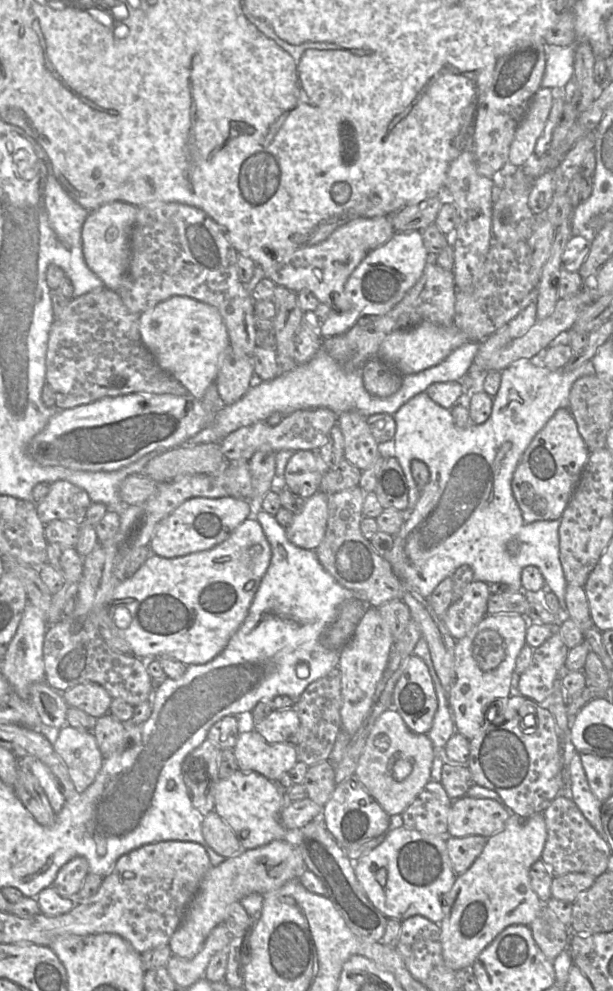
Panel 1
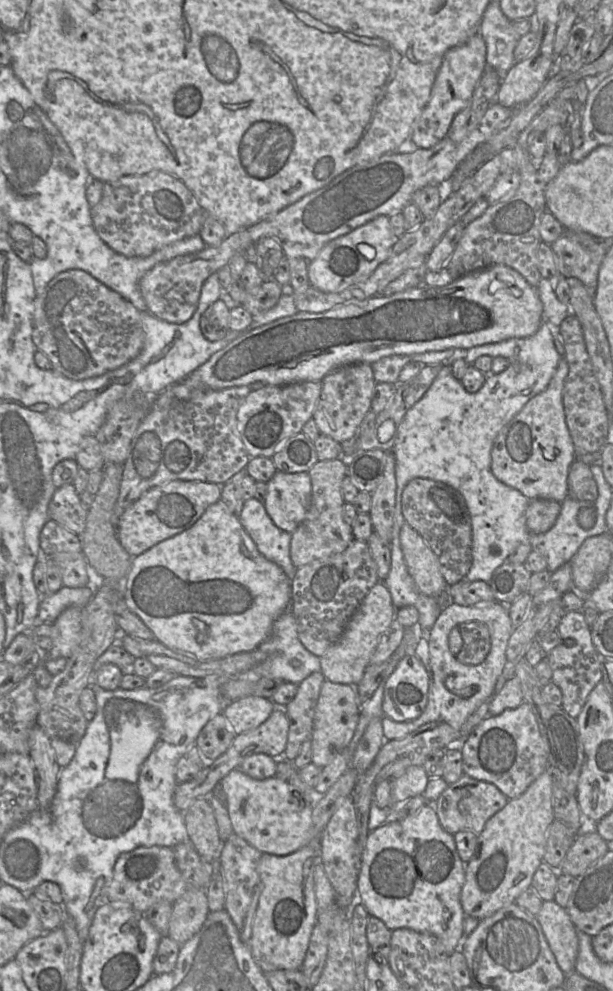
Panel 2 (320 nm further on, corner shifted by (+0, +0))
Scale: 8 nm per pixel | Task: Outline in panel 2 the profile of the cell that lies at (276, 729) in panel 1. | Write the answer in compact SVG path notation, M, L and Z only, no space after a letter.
M251 695L225 703L222 714L233 732L241 734L264 723L274 709L275 704L271 699Z

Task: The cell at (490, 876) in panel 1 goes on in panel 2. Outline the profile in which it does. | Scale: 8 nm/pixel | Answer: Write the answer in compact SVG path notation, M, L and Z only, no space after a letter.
M545 770L520 796L509 799L507 804L487 820L478 835L475 853L465 866L465 883L461 892L461 905L466 916L482 920L501 908L515 903L516 898L531 887L534 873L543 862L546 839L554 817L552 806L552 776Z

